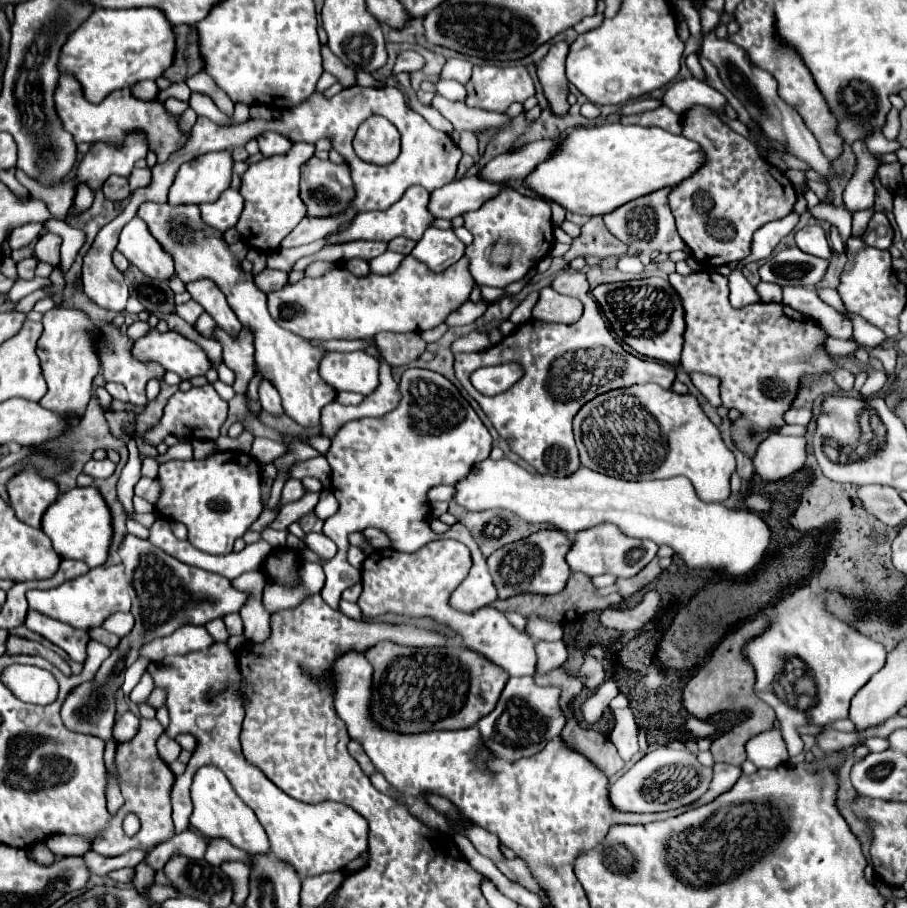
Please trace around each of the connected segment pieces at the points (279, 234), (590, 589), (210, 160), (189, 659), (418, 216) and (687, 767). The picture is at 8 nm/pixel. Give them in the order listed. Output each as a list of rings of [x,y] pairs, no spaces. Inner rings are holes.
[[[301,141],[293,143],[293,147],[285,155],[265,157],[247,169],[247,173],[241,177],[239,189],[245,199],[245,209],[241,213],[239,223],[235,225],[245,245],[261,251],[273,251],[305,217],[303,201],[299,197],[299,177],[303,163],[307,163],[313,155],[315,145]]]
[[[571,573],[565,589],[561,593],[555,593],[555,595],[537,595],[537,593],[521,593],[521,595],[515,595],[515,597],[509,597],[509,599],[497,599],[491,603],[491,607],[499,609],[499,611],[517,611],[521,613],[523,617],[525,615],[531,615],[531,613],[539,613],[539,615],[545,615],[545,617],[569,617],[569,619],[575,619],[577,615],[583,615],[583,613],[589,613],[589,611],[603,611],[611,605],[619,605],[621,603],[621,595],[613,593],[613,595],[607,595],[607,597],[601,597],[597,595],[597,589],[593,587],[591,579],[585,575],[585,573]]]
[[[215,151],[197,157],[195,161],[183,163],[171,189],[169,203],[195,203],[215,201],[231,185],[233,157],[231,151]]]
[[[215,642],[207,649],[193,651],[187,655],[167,655],[161,661],[149,663],[147,667],[155,687],[165,689],[167,699],[165,707],[171,717],[167,735],[189,733],[197,739],[197,747],[187,763],[187,771],[175,779],[171,789],[173,803],[173,825],[175,835],[187,829],[191,815],[191,797],[189,787],[193,773],[203,765],[219,767],[237,795],[255,811],[257,819],[265,827],[269,841],[273,845],[273,855],[281,861],[291,863],[299,877],[313,877],[329,871],[343,871],[349,861],[359,857],[367,847],[367,825],[365,817],[355,813],[343,803],[299,803],[289,799],[279,791],[259,769],[243,761],[239,753],[239,725],[243,721],[243,697],[239,697],[239,686],[242,683],[237,660],[232,658],[227,642]],[[207,691],[217,691],[215,699],[207,701]]]
[[[413,185],[387,211],[357,213],[353,223],[351,223],[351,227],[347,231],[343,231],[343,233],[333,235],[327,243],[345,243],[345,241],[357,241],[357,239],[365,239],[365,241],[391,241],[393,237],[409,237],[409,239],[419,241],[423,237],[425,229],[435,221],[435,217],[427,209],[427,203],[429,203],[429,191],[419,187],[419,185]]]
[[[655,747],[609,787],[609,797],[611,803],[621,811],[633,811],[633,813],[669,811],[697,801],[709,789],[711,777],[713,769],[703,767],[693,753],[685,749]]]

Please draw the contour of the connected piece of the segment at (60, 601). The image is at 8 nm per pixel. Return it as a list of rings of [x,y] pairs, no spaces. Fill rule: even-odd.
[[[122,564],[113,565],[113,567],[101,565],[101,567],[89,569],[89,573],[81,575],[77,579],[61,583],[59,587],[45,589],[45,591],[39,591],[39,589],[27,591],[27,603],[29,603],[29,609],[39,611],[39,613],[53,617],[57,621],[69,623],[71,627],[87,631],[91,625],[103,623],[103,627],[107,631],[115,633],[117,637],[123,637],[131,631],[131,625],[135,623],[131,613],[127,613],[131,607],[127,586],[128,581]],[[117,611],[123,611],[123,613],[117,613]]]

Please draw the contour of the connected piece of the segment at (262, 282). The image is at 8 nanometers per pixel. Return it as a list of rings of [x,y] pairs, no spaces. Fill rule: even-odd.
[[[265,269],[263,273],[255,275],[255,283],[261,291],[265,293],[271,293],[275,289],[281,289],[283,285],[287,285],[287,279],[289,279],[289,273],[285,271],[275,271],[275,269]]]

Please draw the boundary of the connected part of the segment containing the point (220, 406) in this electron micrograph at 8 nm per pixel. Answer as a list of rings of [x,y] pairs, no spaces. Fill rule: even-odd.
[[[207,383],[203,387],[193,387],[191,391],[177,391],[169,399],[161,421],[157,423],[157,427],[153,427],[145,435],[145,439],[149,443],[153,443],[153,445],[159,445],[167,435],[177,435],[177,437],[181,435],[187,441],[193,441],[193,439],[217,439],[219,429],[225,423],[225,419],[227,419],[227,401],[223,401],[217,395],[217,391],[213,389],[213,385]]]

